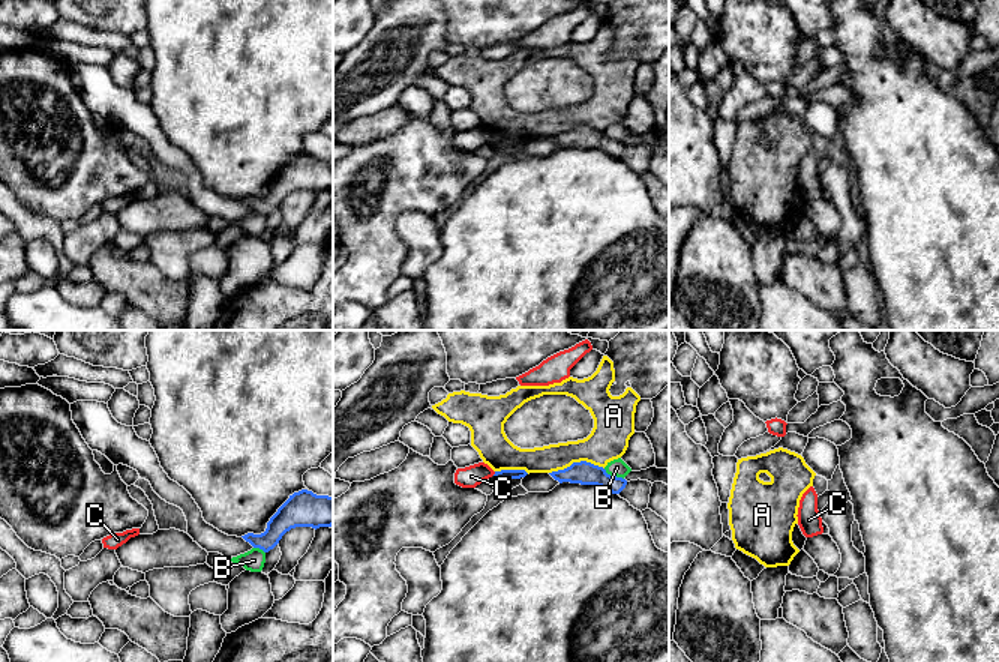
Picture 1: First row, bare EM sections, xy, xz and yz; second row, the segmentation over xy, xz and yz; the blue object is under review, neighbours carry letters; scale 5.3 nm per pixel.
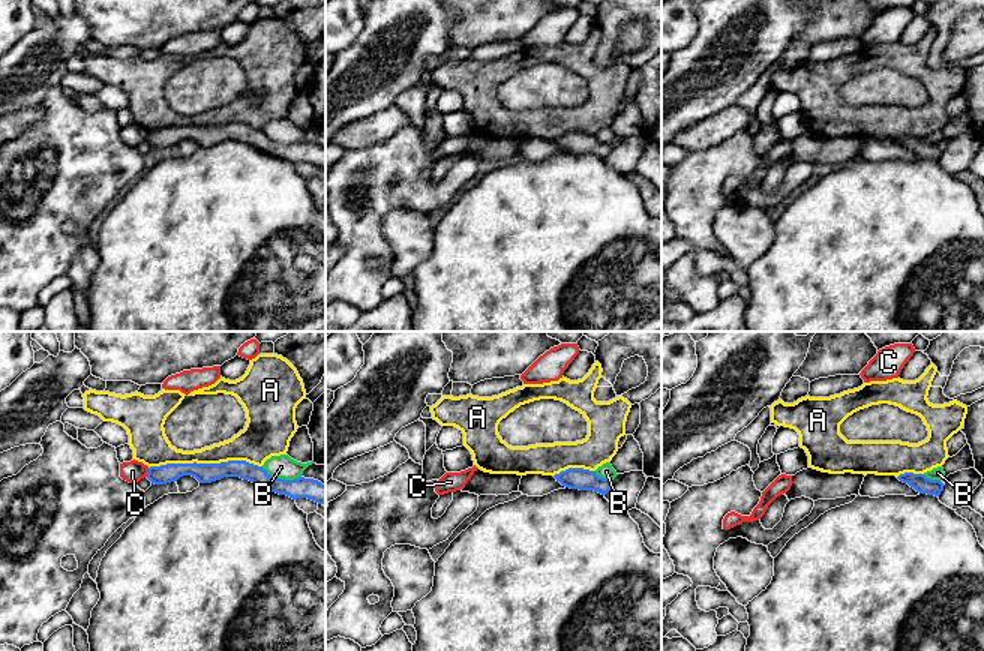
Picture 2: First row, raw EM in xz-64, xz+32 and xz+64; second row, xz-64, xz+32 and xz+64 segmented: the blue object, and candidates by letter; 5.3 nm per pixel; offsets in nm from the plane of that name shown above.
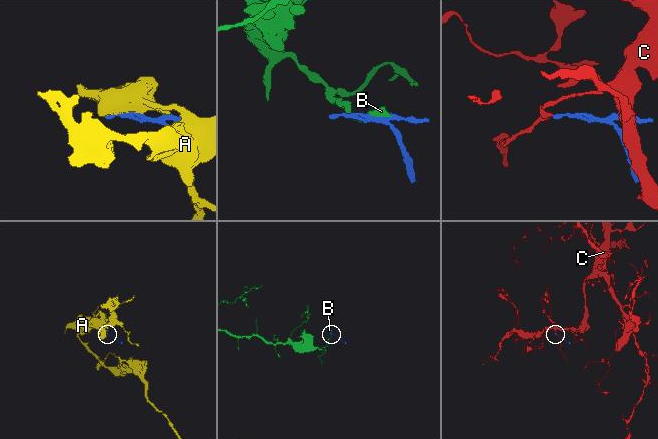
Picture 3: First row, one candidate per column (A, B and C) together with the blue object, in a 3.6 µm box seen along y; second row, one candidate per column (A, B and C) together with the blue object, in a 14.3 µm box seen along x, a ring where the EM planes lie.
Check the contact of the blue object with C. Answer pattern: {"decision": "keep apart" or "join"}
{"decision": "keep apart"}

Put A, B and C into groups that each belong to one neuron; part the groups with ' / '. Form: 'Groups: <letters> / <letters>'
Groups: A / B / C

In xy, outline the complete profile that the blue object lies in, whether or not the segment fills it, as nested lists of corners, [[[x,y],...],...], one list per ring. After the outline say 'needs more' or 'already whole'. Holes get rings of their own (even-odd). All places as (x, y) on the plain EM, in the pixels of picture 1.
[[[302,153],[290,159],[290,162],[278,173],[267,186],[267,192],[261,198],[248,197],[242,200],[254,212],[264,216],[273,213],[282,200],[296,191],[332,191],[333,189],[333,161],[316,159],[312,155]]]; already whole

